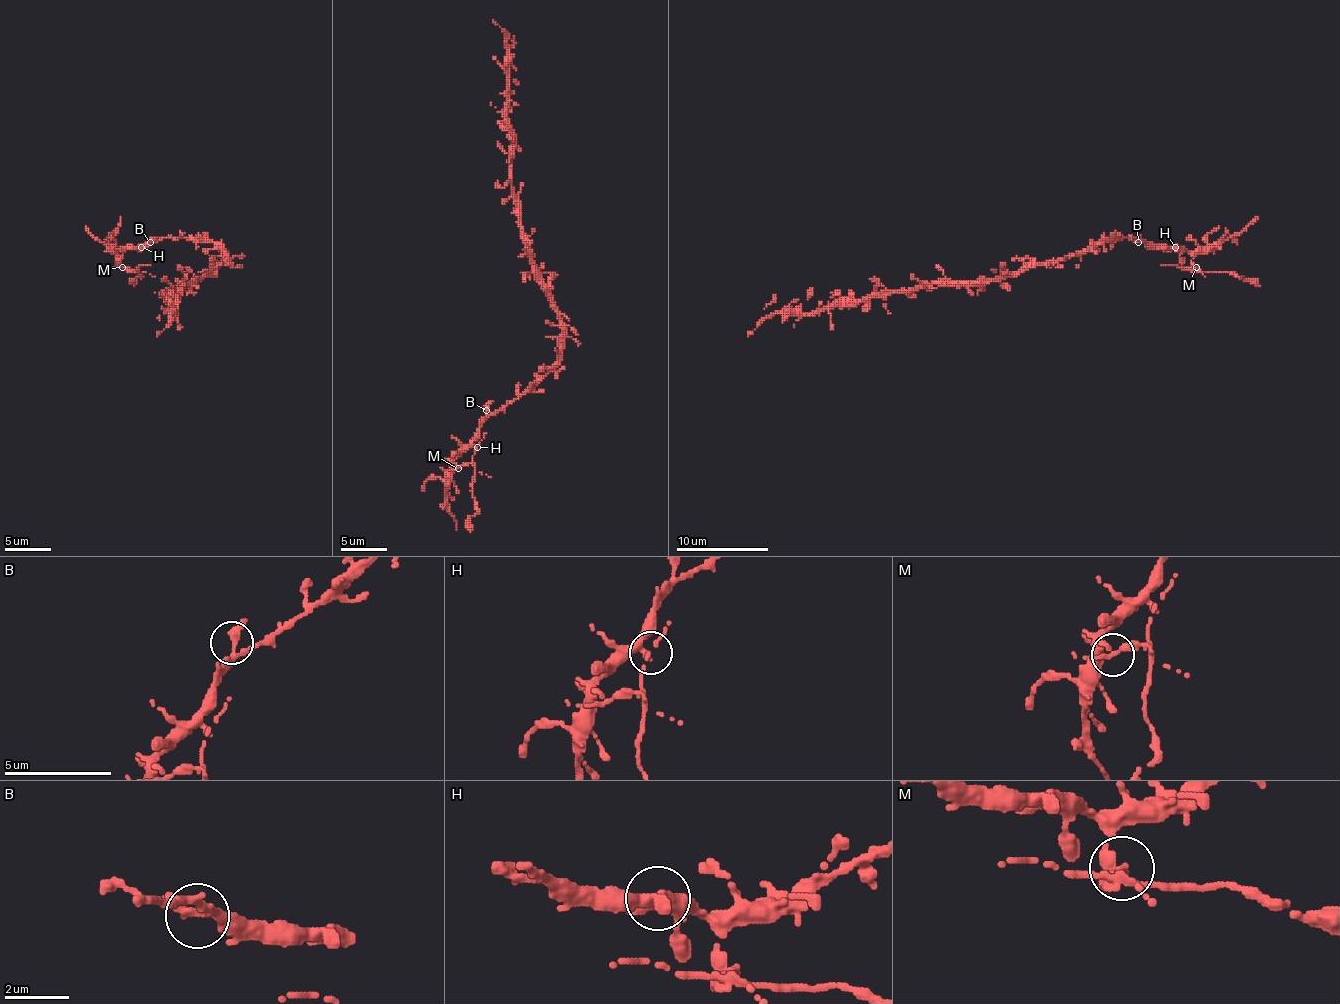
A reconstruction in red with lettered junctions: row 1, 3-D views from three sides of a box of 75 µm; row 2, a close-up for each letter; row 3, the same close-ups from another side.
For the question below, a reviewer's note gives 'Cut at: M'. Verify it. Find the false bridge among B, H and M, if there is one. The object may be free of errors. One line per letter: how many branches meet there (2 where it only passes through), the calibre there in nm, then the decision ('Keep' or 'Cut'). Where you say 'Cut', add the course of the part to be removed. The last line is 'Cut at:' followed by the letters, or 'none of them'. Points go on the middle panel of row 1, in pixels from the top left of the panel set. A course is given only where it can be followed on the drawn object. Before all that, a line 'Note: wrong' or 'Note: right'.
Note: right
B: Branches: 2. Thickness 320 nm. Keep
H: Branches: 2. Thickness 280 nm. Keep
M: Branches: 2. Thickness 320 nm. Cut. Course of the part to remove: (459, 468), (470, 463), (475, 468), (477, 511), (470, 518), (470, 532)
Cut at: M

